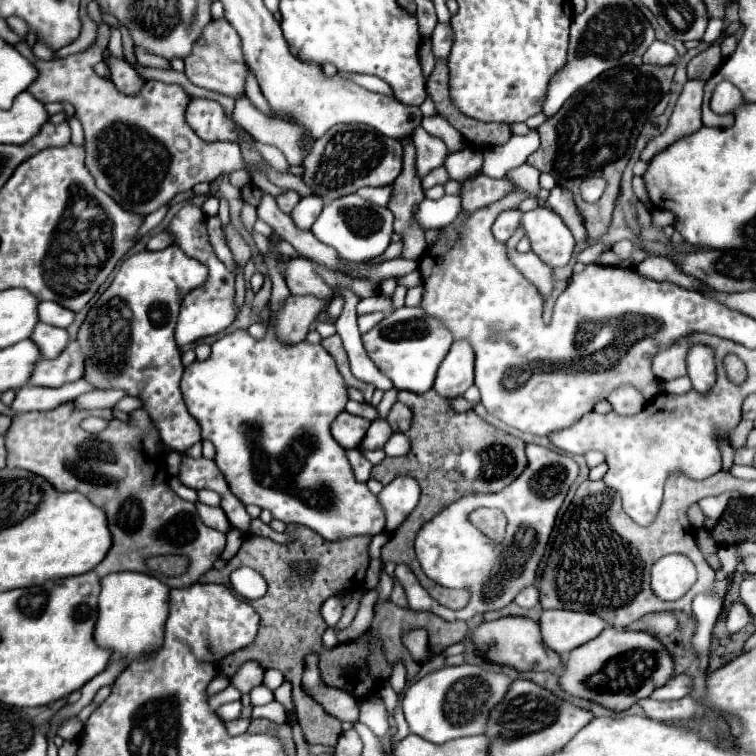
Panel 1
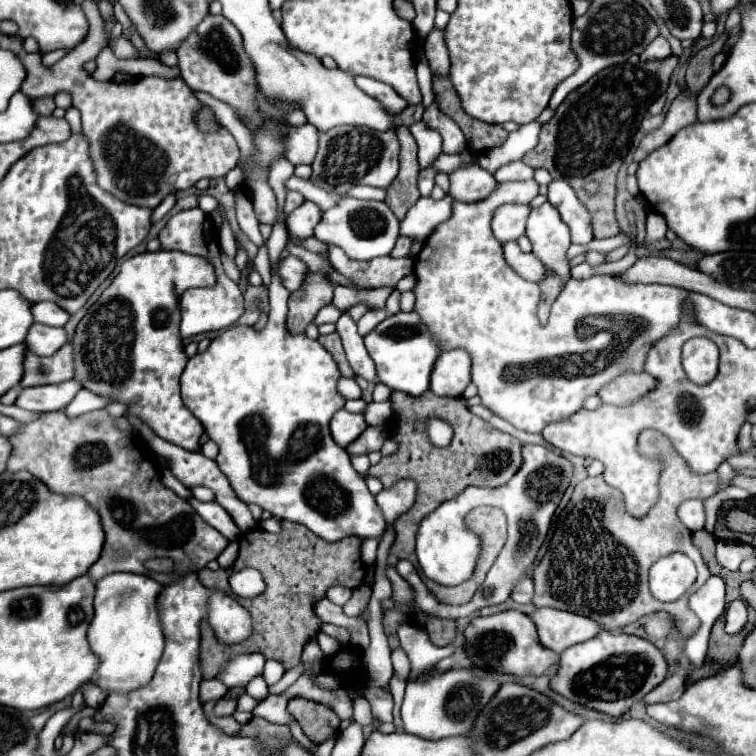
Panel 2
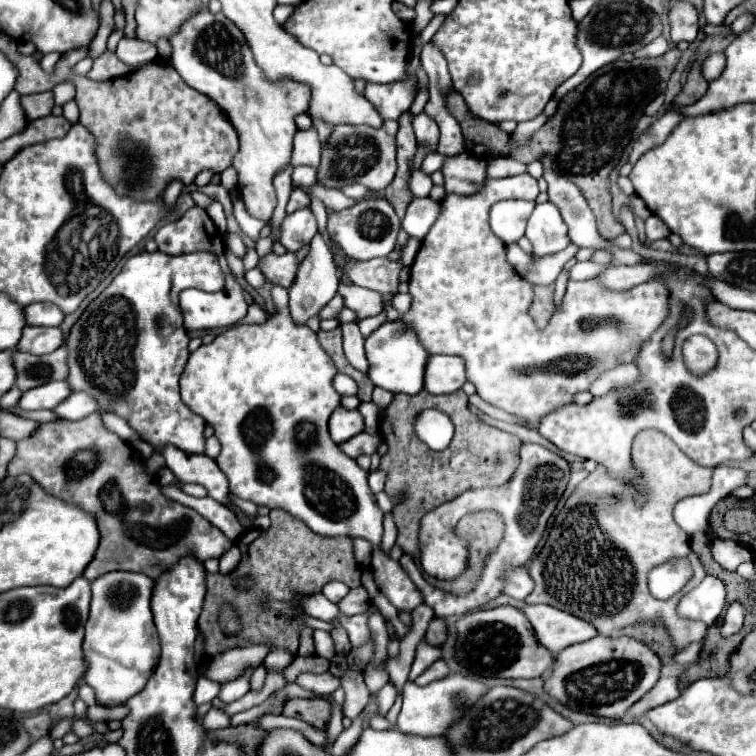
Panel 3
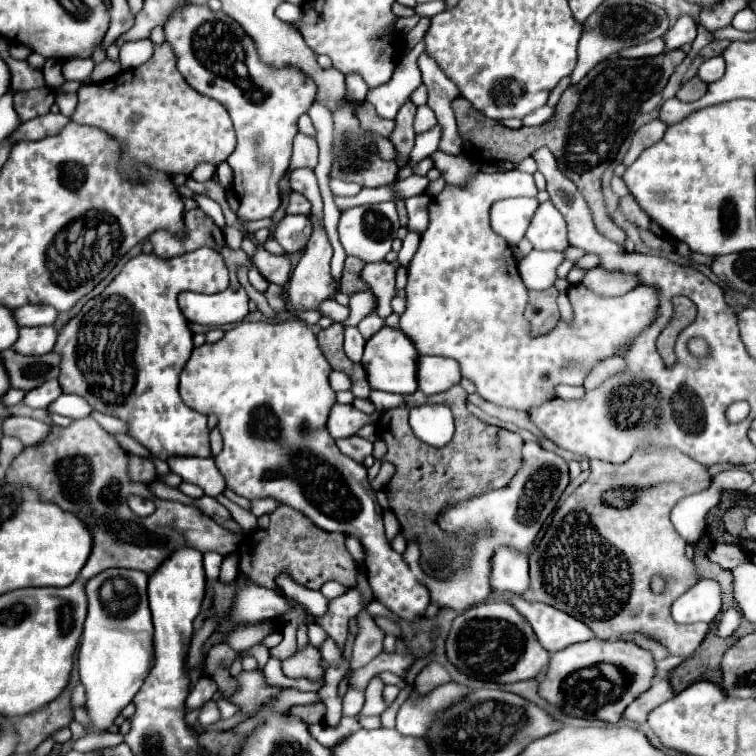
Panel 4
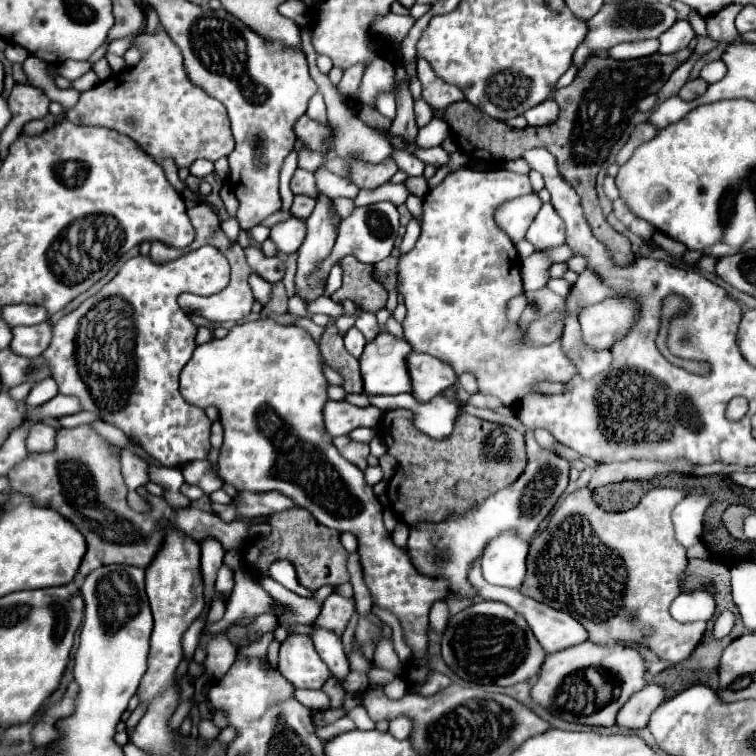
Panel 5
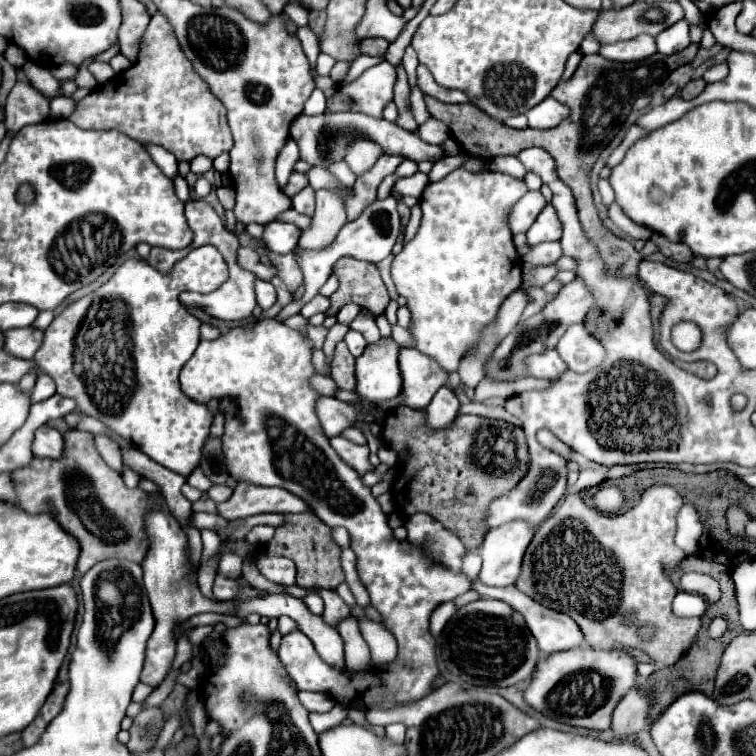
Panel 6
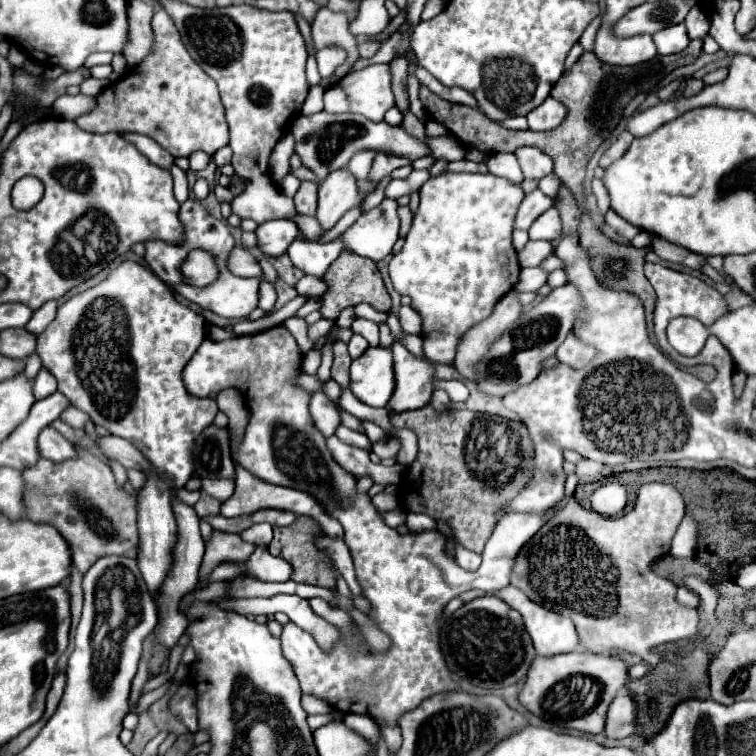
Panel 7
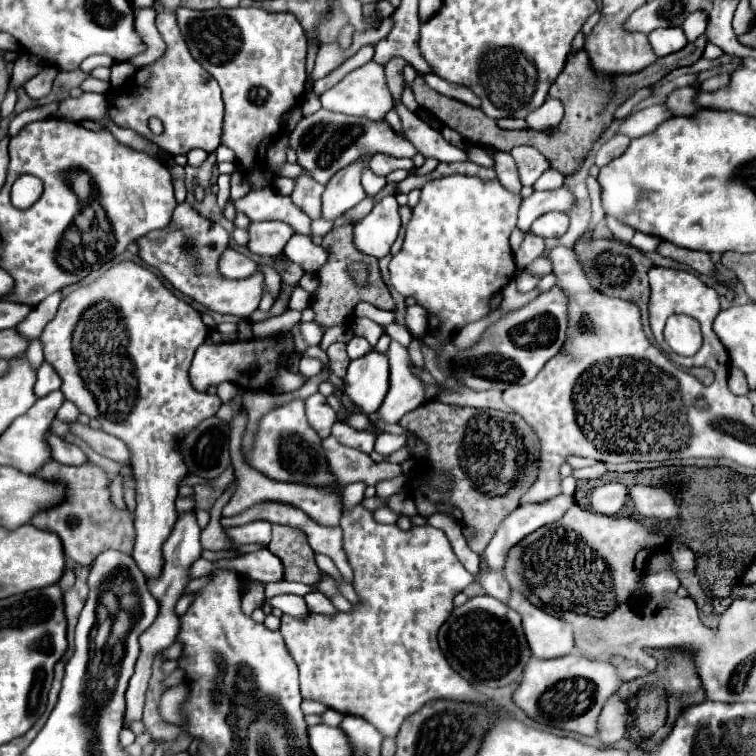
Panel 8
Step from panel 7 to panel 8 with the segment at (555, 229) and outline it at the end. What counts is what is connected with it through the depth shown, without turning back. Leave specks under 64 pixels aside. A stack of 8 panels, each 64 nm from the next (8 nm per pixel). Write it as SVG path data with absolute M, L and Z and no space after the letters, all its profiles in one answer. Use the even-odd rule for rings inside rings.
M548 212L544 216L540 216L530 232L540 236L540 238L560 238L568 228L568 216L562 212Z

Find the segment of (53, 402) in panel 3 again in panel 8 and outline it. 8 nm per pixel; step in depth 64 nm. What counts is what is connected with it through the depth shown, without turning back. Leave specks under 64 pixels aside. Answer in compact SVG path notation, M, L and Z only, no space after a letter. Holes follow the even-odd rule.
M44 362L44 364L38 368L36 376L38 376L38 378L36 378L34 394L36 394L38 398L42 398L42 396L46 396L46 394L50 394L50 392L54 392L54 390L58 390L60 384L62 384L62 380L56 378L56 372L54 372L54 368L52 368L48 362Z

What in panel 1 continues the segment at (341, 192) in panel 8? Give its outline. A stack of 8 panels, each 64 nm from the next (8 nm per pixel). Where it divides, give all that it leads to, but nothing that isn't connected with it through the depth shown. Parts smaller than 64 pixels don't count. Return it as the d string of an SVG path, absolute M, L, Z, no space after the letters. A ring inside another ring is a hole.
M288 296L274 320L276 338L282 344L304 342L312 320L318 316L318 312L326 310L326 306L326 301L318 300L314 296Z

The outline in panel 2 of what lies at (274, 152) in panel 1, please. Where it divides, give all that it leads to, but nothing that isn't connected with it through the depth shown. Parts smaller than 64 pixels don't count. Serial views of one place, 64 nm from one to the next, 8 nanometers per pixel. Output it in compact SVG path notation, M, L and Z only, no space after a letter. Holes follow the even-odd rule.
M278 158L272 162L272 168L270 168L270 186L278 198L278 208L282 212L282 206L284 206L284 196L286 196L286 186L284 186L284 180L288 180L290 176L294 174L294 166L288 164L288 160Z

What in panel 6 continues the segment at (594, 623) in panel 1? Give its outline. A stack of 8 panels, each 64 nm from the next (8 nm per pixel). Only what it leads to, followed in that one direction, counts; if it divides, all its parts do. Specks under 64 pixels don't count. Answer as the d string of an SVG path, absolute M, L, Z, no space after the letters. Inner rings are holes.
M468 554L468 556L464 558L464 574L472 580L472 590L476 590L482 598L496 598L496 600L502 600L502 602L510 604L514 610L518 610L518 612L524 616L524 620L526 620L532 636L536 638L542 656L548 656L548 654L554 654L554 652L560 652L560 650L570 650L570 648L576 648L576 646L582 646L582 644L584 644L584 634L582 634L580 626L578 626L568 614L556 612L556 610L552 610L552 608L546 608L546 606L534 602L530 596L522 594L516 586L506 586L506 588L484 586L484 584L478 580L478 560L480 560L482 564L482 560L478 554Z

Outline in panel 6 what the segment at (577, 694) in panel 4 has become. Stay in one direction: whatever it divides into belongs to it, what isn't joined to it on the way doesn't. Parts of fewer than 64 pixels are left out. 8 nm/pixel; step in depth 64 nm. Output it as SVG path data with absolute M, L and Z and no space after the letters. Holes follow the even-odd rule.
M578 646L540 658L524 698L532 708L552 720L590 730L606 730L612 724L616 704L628 690L640 684L636 666L636 660L624 650L594 650Z

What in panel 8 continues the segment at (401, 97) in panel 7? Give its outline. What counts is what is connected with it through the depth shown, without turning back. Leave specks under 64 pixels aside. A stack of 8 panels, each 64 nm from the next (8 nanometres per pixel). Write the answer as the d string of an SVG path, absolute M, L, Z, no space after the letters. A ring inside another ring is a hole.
M390 60L384 68L386 68L386 80L388 80L388 88L394 96L396 102L400 102L400 96L402 96L402 90L404 90L404 76L402 76L402 70L406 66L406 60Z

